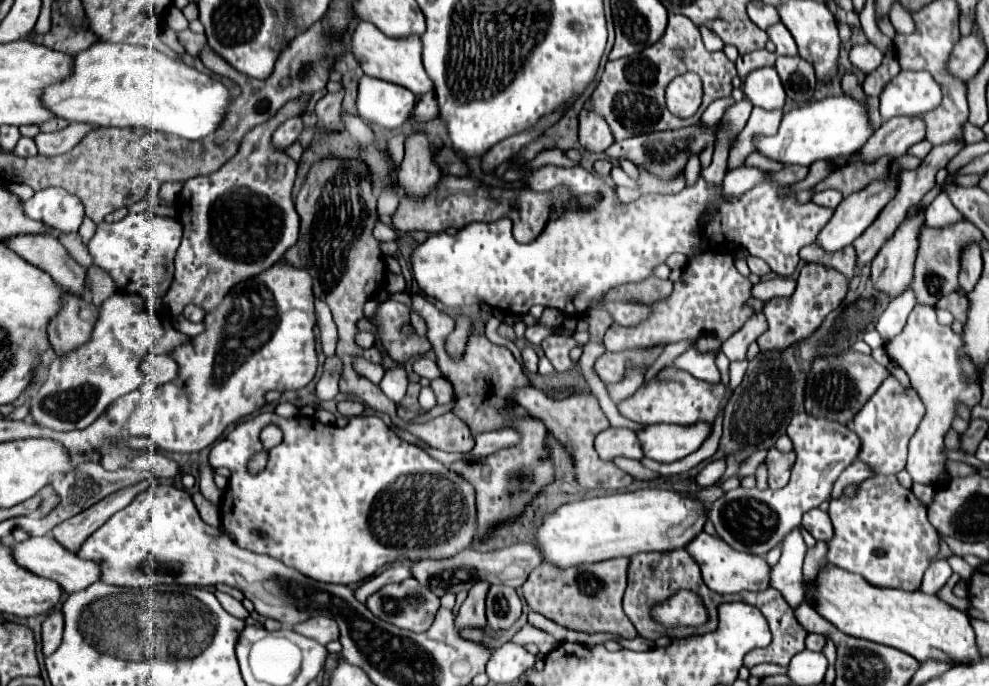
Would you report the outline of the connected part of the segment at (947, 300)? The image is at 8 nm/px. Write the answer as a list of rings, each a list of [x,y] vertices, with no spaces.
[[[953,292],[949,296],[943,296],[937,302],[937,308],[945,308],[945,310],[949,310],[955,316],[955,320],[965,322],[967,320],[967,310],[969,310],[969,298]]]

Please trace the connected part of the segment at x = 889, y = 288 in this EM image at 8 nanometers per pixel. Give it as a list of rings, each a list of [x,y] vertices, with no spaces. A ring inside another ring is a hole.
[[[915,212],[909,214],[905,218],[905,222],[897,228],[897,232],[893,234],[893,238],[889,238],[885,242],[885,246],[879,250],[879,254],[873,258],[871,262],[871,282],[873,288],[879,292],[885,292],[889,296],[889,300],[895,300],[897,296],[901,296],[913,280],[913,262],[915,262],[915,254],[917,254],[917,230],[923,224],[923,212]]]

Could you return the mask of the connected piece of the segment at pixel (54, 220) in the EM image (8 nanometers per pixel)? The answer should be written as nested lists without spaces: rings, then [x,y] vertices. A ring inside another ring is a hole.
[[[45,188],[23,202],[23,210],[33,220],[43,220],[53,230],[77,232],[83,220],[83,204],[63,188]]]

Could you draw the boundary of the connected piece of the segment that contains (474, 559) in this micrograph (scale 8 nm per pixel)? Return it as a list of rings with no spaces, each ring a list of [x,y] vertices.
[[[513,544],[509,548],[493,550],[493,552],[477,552],[477,550],[463,550],[451,558],[443,560],[421,560],[413,566],[413,576],[427,586],[433,594],[443,596],[449,590],[469,590],[475,582],[485,580],[489,584],[509,584],[513,588],[523,586],[529,572],[541,564],[541,556],[537,554],[537,548],[533,544]]]

